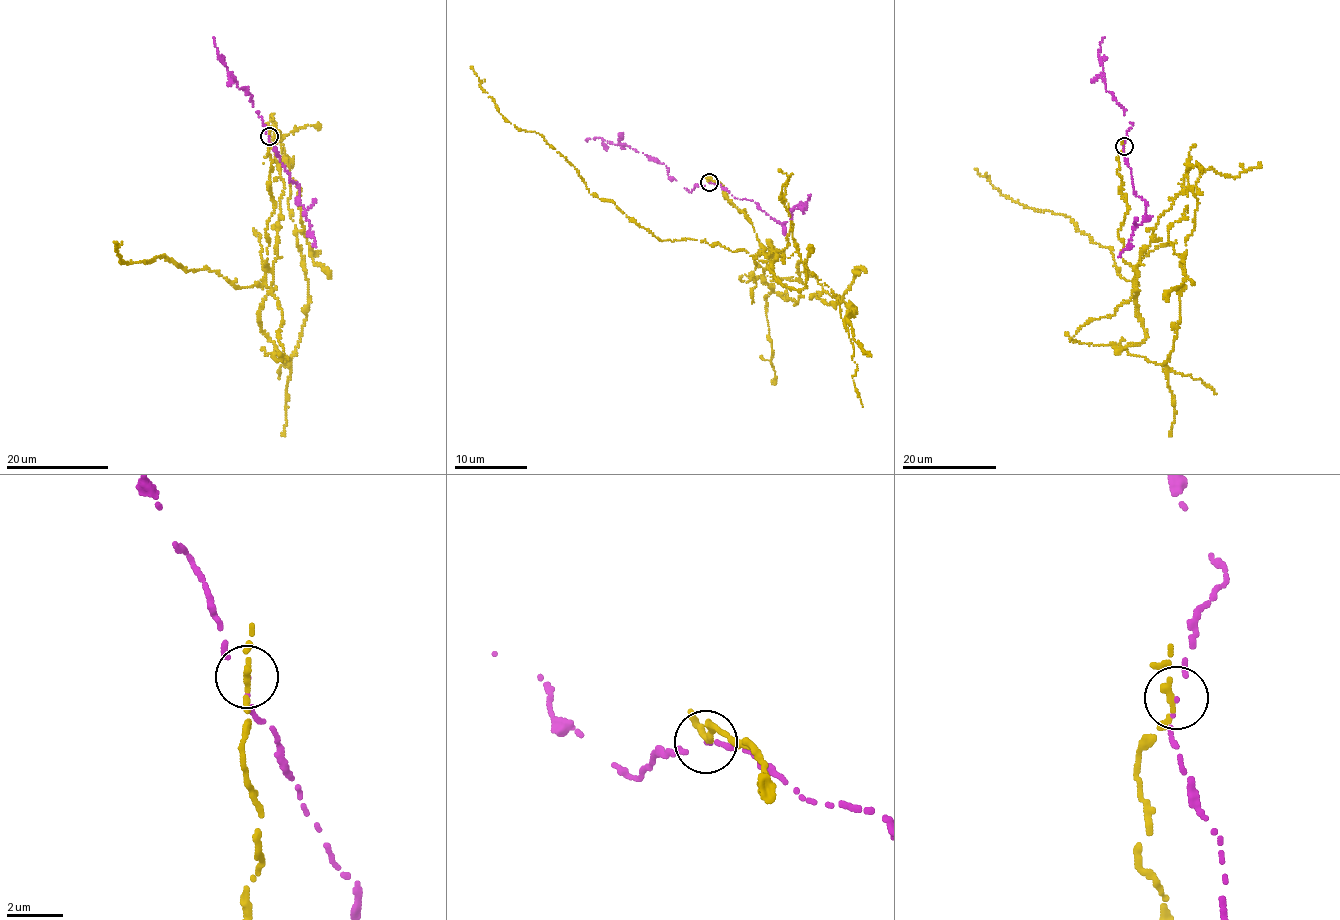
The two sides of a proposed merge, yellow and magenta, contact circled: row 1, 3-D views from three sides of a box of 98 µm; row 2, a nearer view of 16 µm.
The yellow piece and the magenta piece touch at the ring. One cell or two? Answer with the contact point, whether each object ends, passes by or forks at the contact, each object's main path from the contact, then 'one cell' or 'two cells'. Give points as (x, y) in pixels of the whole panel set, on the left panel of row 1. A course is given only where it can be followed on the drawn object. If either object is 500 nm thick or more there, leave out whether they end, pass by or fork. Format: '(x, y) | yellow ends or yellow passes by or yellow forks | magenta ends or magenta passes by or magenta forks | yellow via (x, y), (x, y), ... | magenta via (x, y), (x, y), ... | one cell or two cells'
(269, 136) | yellow ends | magenta passes by | yellow via (270, 136), (265, 283), (285, 353), (275, 360), (295, 350), (309, 304), (289, 185) | magenta via (269, 135), (289, 178), (297, 185), (300, 204), (304, 207), (310, 223), (315, 247) | two cells

